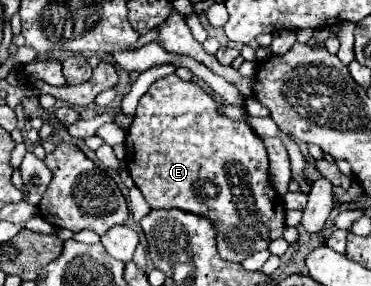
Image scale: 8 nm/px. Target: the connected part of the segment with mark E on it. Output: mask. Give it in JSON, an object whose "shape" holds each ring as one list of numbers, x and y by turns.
{"shape":[[176,74,158,78,138,100,134,120,126,134,126,168,144,194,150,208,180,208,214,220,218,230,218,254,230,262,242,262,284,232,284,202,268,180,268,156,260,136,242,120,220,114,220,104,196,82,184,82]]}

